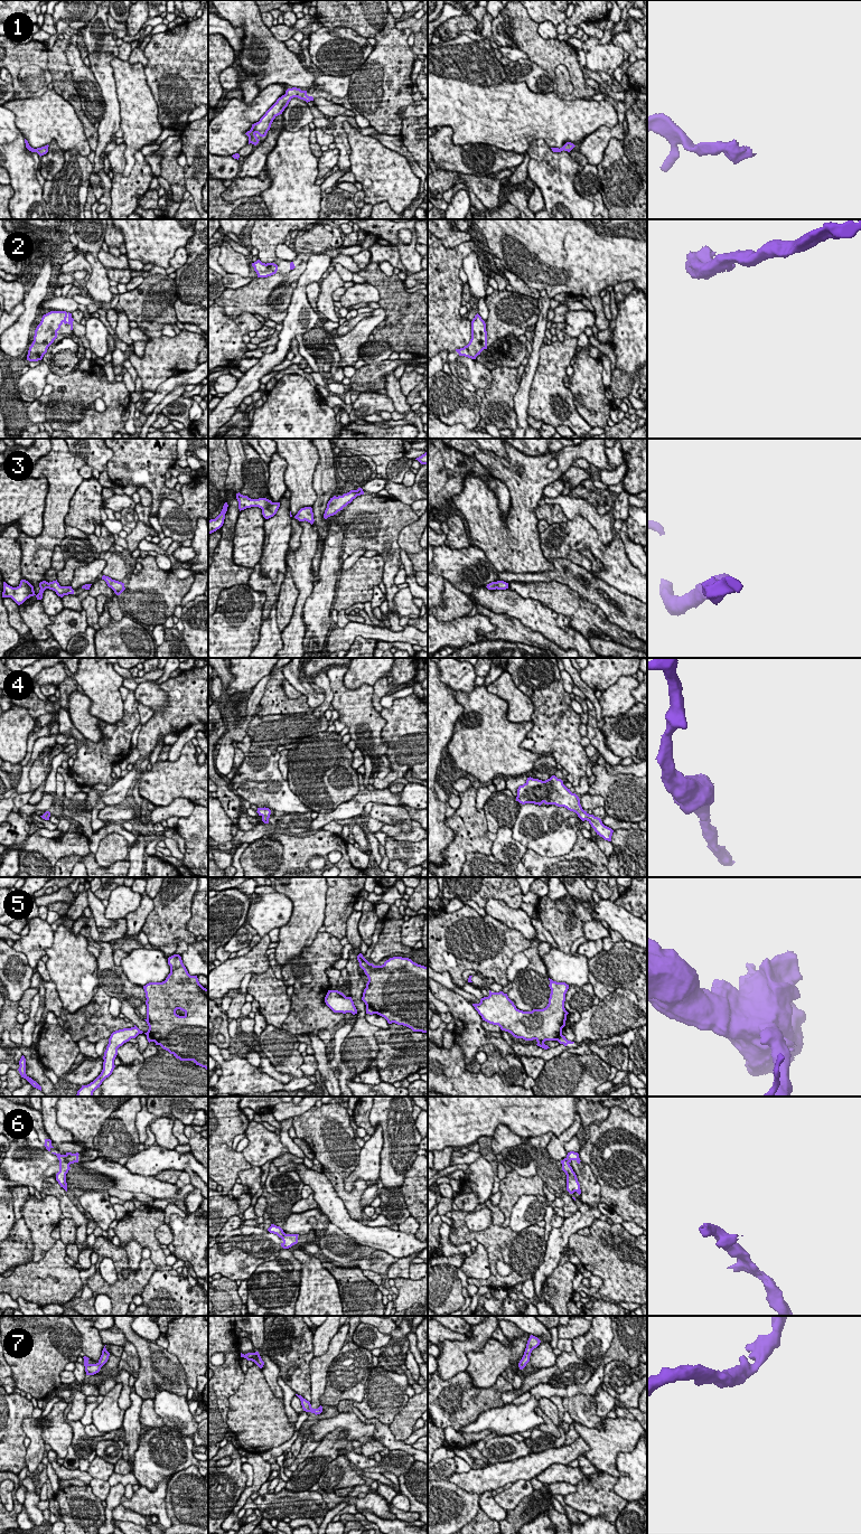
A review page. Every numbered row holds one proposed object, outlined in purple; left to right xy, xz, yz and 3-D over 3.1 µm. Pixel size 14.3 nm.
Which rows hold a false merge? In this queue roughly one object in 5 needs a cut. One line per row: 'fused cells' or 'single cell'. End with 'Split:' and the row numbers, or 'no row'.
1: single cell
2: single cell
3: single cell
4: single cell
5: fused cells
6: fused cells
7: single cell
Split: 5, 6

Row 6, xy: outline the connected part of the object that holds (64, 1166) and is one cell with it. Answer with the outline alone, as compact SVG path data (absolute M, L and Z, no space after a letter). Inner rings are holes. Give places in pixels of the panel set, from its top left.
M52 1152L57 1156L59 1160L59 1171L56 1174L56 1180L67 1192L66 1174L71 1169L69 1164L65 1160L64 1155Z

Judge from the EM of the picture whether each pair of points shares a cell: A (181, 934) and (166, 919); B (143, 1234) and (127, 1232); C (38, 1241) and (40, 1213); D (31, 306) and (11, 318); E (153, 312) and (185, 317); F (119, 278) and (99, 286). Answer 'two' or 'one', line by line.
A: one
B: one
C: one
D: two
E: two
F: two

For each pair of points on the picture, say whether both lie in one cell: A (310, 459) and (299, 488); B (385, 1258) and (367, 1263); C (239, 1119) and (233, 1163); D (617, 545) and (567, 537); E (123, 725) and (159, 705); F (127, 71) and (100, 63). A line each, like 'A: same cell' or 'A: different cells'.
A: same cell
B: same cell
C: same cell
D: same cell
E: different cells
F: different cells

